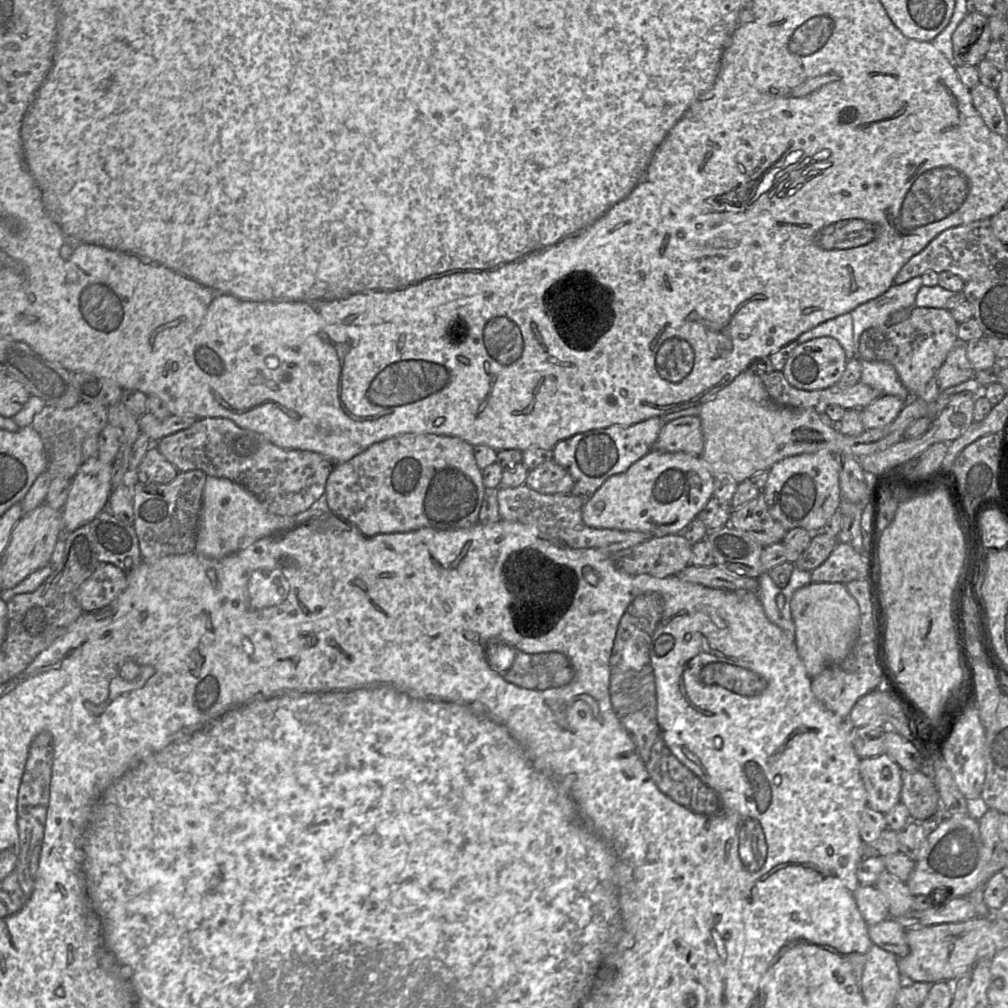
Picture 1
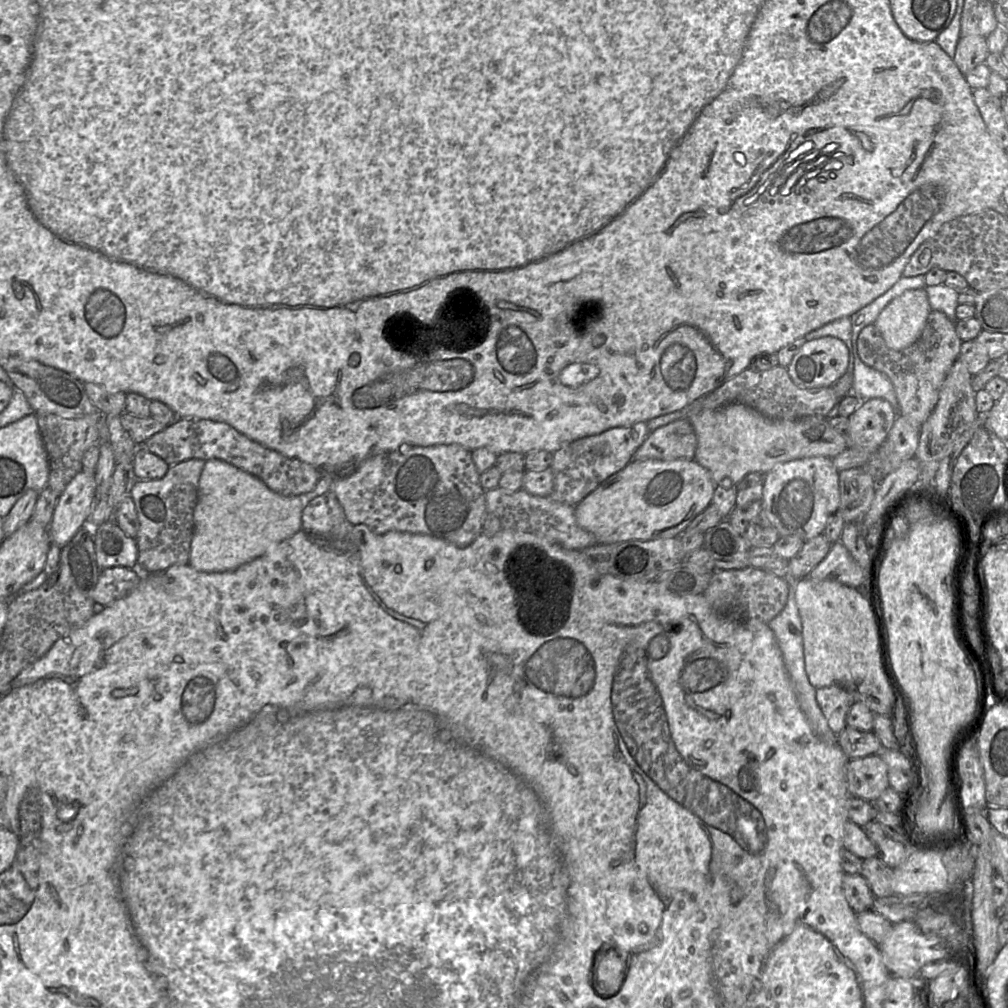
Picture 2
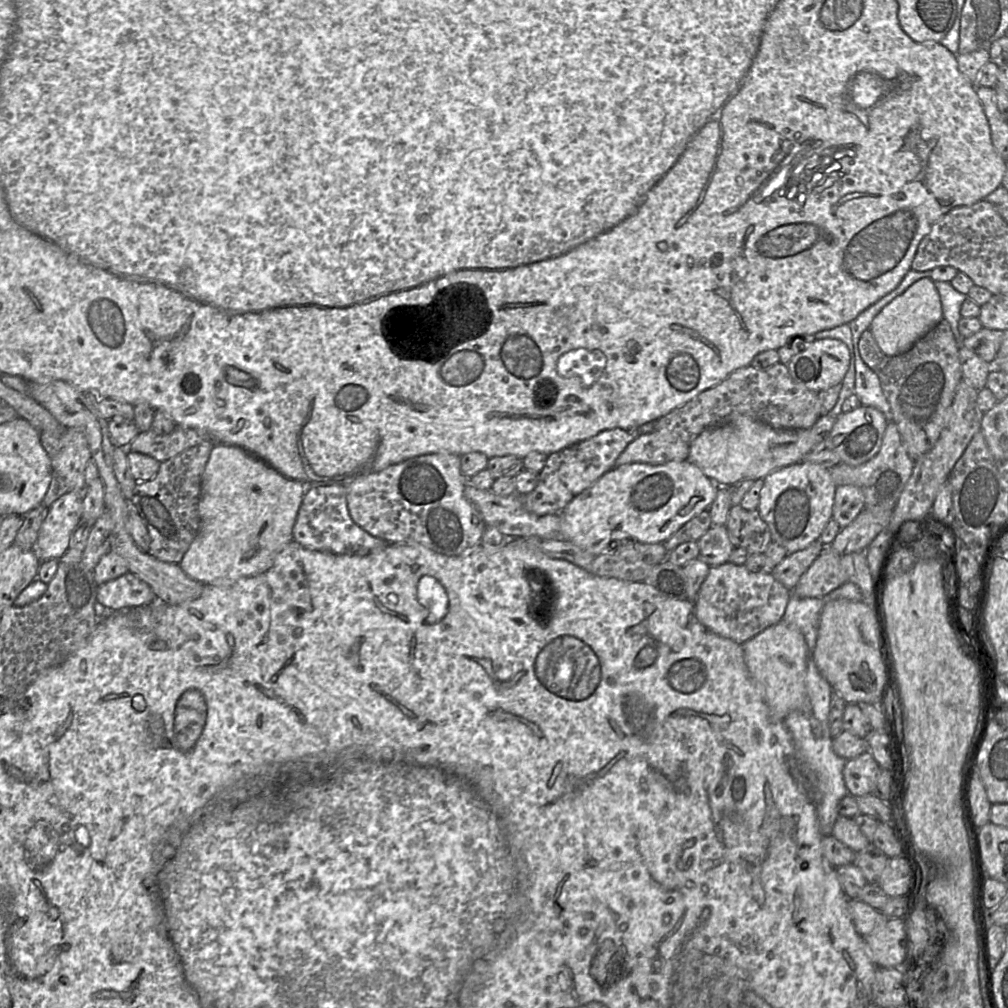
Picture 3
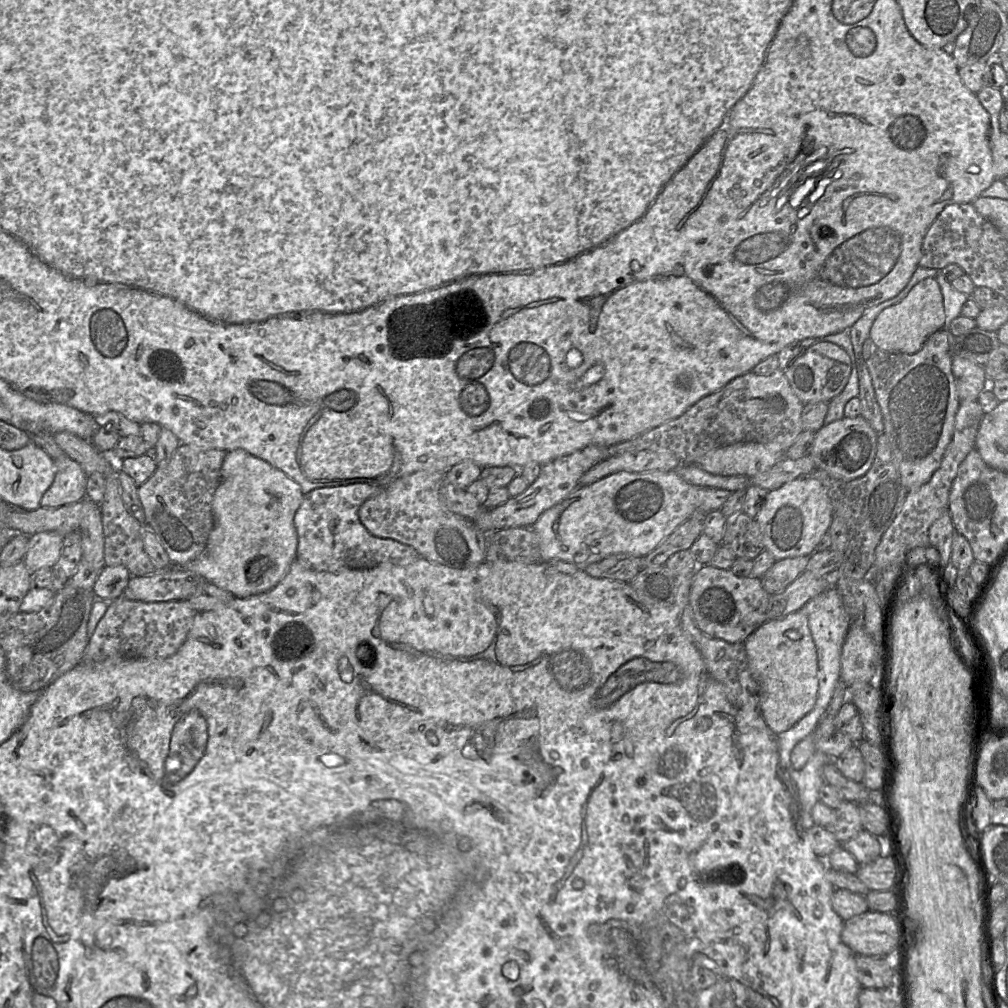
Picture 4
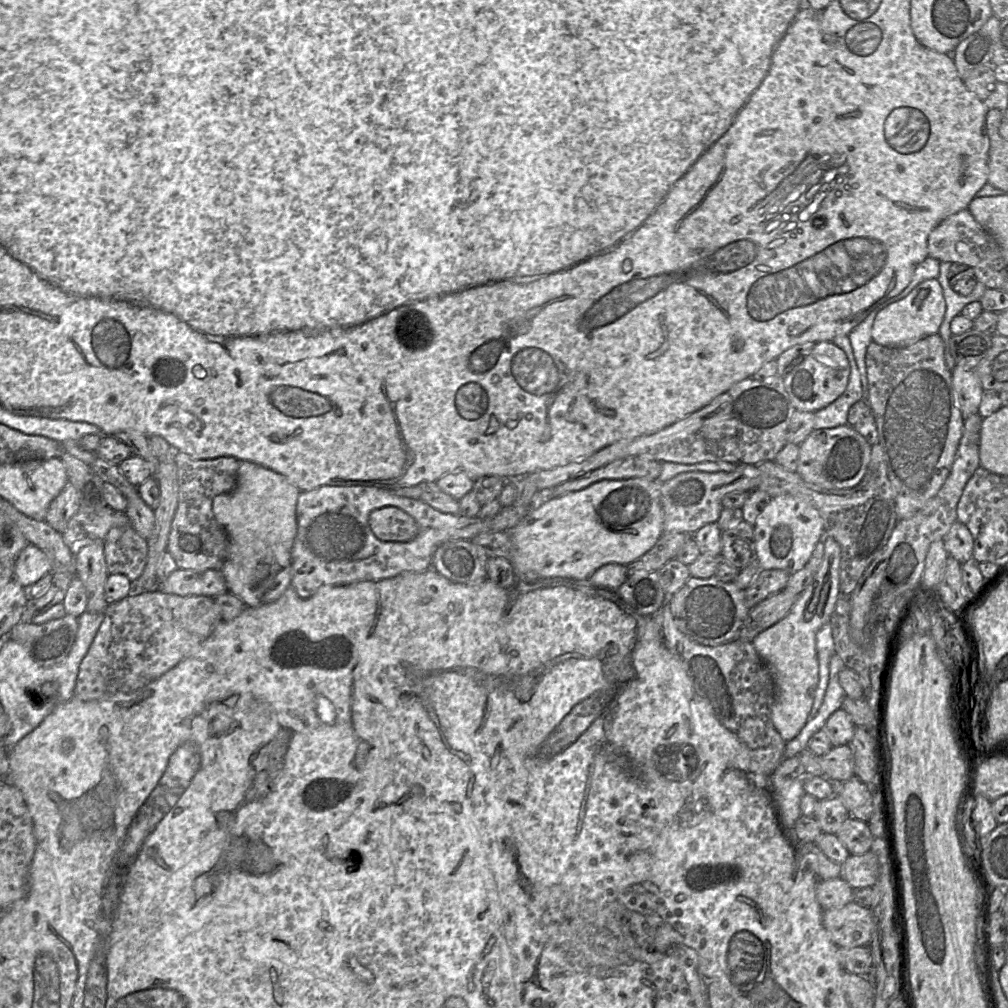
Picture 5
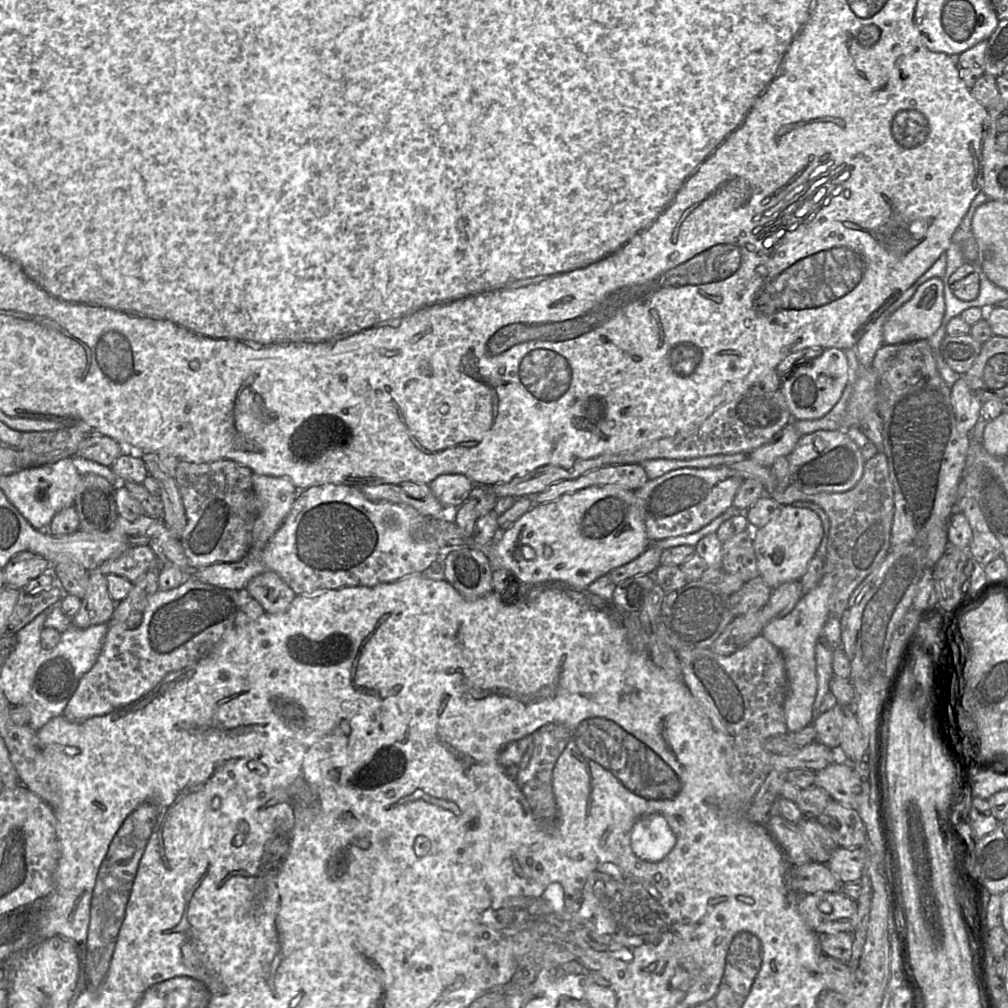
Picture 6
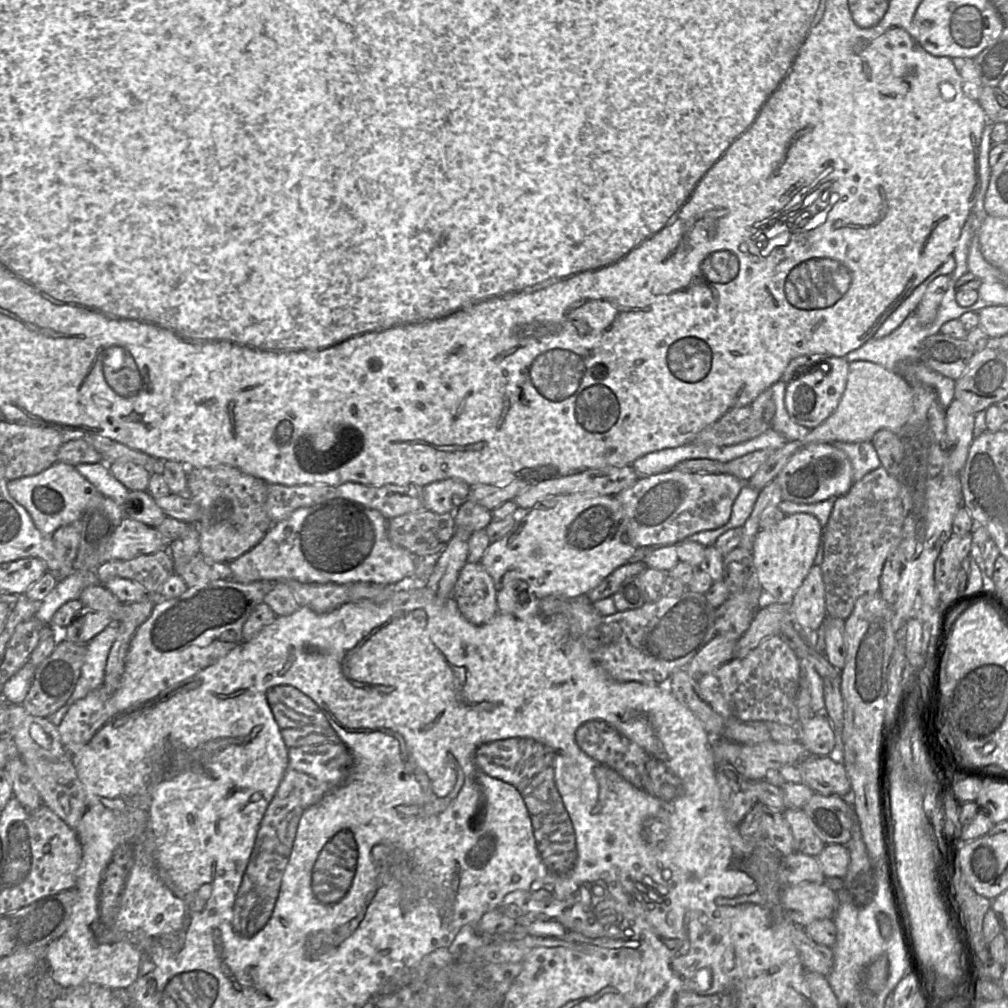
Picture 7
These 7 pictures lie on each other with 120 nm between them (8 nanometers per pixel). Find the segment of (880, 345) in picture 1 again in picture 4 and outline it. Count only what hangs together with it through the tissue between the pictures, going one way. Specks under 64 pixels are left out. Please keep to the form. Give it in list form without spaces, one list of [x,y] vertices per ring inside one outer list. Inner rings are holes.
[[[943,329],[936,331],[914,354],[882,351],[868,338],[863,343],[862,356],[881,409],[893,463],[906,489],[917,489],[940,467],[960,406],[947,333]]]

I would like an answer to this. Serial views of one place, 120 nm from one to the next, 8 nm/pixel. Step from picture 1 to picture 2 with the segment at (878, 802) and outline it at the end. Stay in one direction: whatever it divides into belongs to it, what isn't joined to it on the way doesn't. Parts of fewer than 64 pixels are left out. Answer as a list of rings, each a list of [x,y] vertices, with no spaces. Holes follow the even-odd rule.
[[[877,754],[850,759],[847,780],[851,795],[868,802],[875,802],[890,787],[887,764]]]

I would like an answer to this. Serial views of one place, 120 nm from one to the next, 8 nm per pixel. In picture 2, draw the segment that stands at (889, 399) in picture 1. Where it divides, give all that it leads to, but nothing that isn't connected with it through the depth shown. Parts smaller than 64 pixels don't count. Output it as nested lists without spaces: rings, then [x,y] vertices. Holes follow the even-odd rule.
[[[881,398],[861,401],[849,418],[848,447],[874,453],[885,441],[899,412]]]

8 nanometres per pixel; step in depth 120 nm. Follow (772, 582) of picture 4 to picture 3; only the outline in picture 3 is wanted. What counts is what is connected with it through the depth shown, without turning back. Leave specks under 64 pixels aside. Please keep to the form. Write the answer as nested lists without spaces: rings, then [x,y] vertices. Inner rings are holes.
[[[818,539],[806,549],[787,555],[774,567],[771,575],[788,590],[792,591],[800,577],[819,557],[824,548],[825,546]]]

